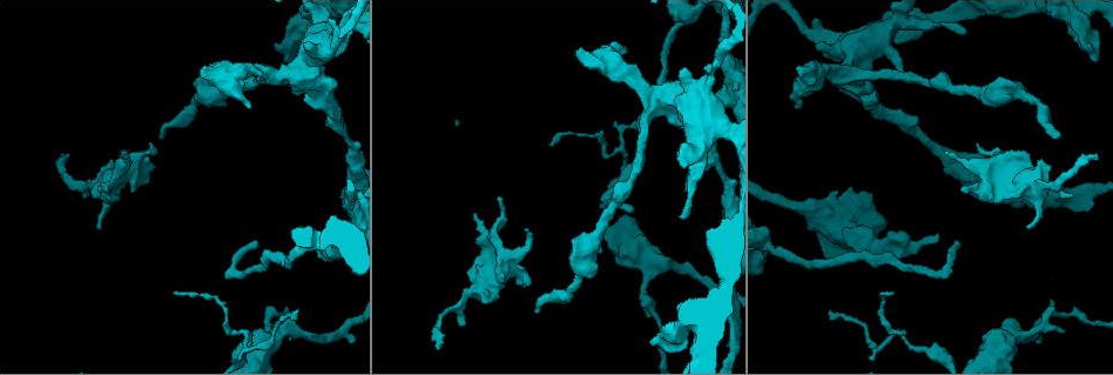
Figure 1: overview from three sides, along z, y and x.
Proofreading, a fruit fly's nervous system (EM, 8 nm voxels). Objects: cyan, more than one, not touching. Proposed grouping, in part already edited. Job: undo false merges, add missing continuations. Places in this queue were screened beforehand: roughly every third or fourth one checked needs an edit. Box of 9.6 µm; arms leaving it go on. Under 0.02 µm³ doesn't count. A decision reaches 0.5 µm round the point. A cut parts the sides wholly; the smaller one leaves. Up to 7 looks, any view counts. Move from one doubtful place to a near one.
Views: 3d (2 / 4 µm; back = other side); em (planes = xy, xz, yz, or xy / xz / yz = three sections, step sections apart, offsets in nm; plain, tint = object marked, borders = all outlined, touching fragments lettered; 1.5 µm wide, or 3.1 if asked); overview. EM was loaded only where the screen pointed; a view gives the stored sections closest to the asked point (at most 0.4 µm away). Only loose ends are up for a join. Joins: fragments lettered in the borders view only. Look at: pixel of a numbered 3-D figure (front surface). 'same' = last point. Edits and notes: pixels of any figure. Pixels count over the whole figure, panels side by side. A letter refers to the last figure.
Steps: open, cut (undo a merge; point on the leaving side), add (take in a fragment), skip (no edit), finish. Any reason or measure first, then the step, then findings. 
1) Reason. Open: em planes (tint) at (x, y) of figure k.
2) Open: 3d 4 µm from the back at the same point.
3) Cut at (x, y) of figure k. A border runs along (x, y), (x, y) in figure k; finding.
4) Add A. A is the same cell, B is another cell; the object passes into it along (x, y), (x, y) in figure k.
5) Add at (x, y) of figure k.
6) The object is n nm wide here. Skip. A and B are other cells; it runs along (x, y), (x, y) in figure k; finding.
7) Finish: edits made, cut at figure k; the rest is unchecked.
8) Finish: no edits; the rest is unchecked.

Long arm stops here. Open: em xy step 4 (borders) at (1055, 139) of figure 1.

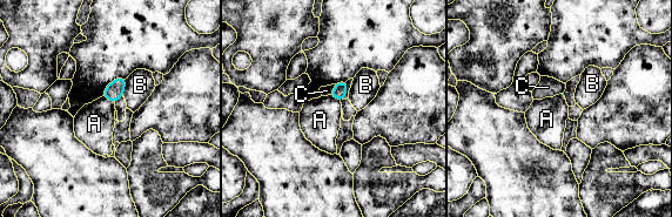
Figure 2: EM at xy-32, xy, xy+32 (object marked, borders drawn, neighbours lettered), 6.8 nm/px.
The longest contact is with B, 120 nm. Skip. A, B and C are other cells; none of them fits.

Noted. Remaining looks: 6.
Tapers out. Open: em xy step 4 (borders) at (63, 156) of figure 1.

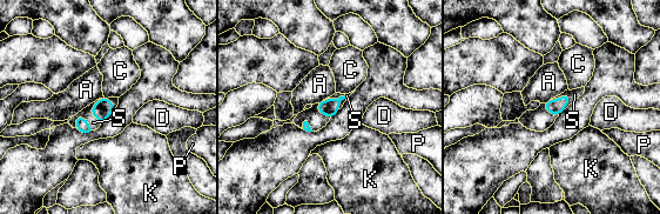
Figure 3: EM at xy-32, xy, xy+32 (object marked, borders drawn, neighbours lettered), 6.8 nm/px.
Open: em planes (borders) at the same point.

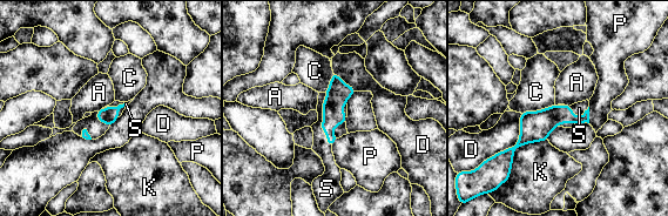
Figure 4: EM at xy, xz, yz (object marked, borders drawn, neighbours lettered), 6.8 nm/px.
Add S. S is the same cell, A, C, D, K and P are other cells; the object passes into it along (332, 109), (323, 119), (321, 147) in figure 4; the neuron continues.

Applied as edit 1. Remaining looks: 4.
An open end. Open: 3d 4 µm at (937, 235) of figure 1.

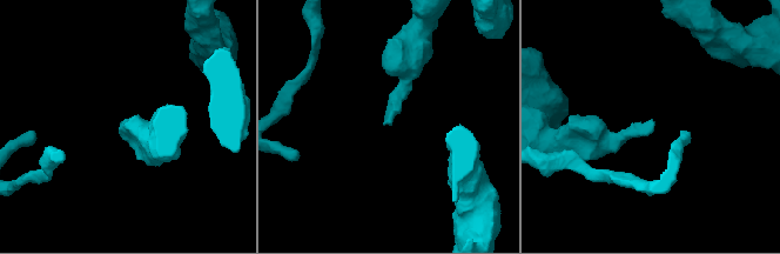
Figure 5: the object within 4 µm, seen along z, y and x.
Open: em planes (borders) at (384, 125) of figure 5.

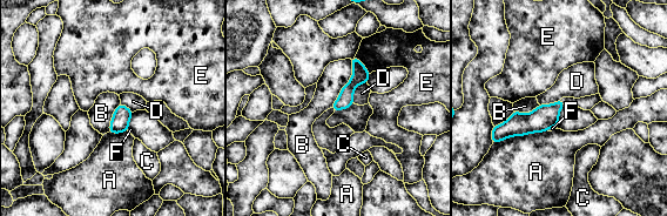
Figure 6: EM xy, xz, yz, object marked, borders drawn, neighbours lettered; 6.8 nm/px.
Skip. A, B, C, D, E and F are other cells; it runs along (560, 103), (538, 121), (499, 133) in figure 6; none of them fits.

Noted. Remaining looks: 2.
Finish: edits made, add at figure 4; the rest is unchecked.

